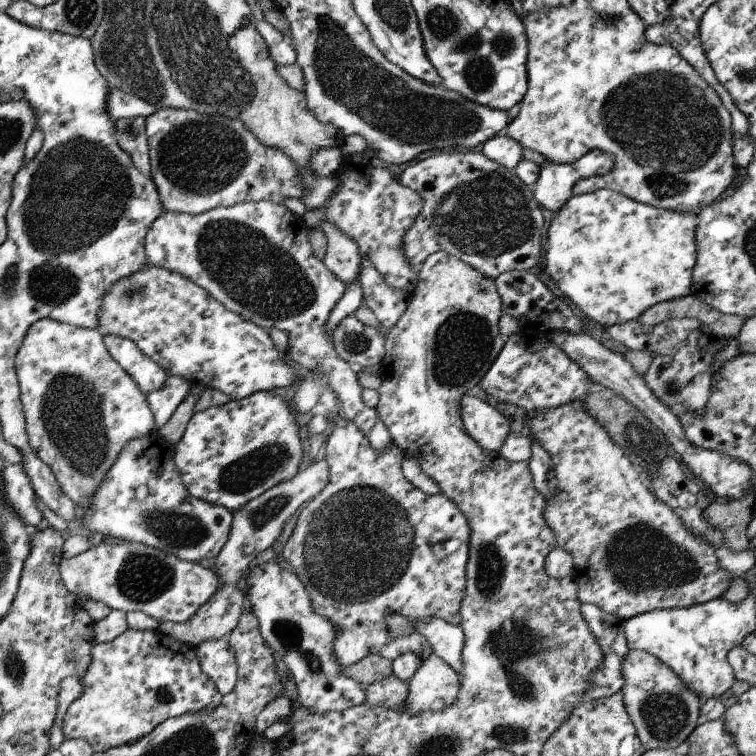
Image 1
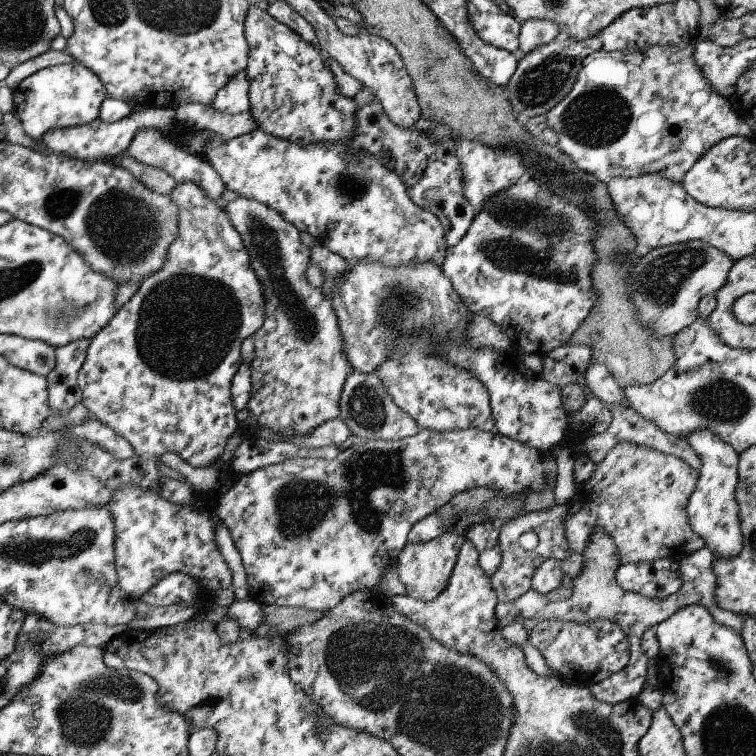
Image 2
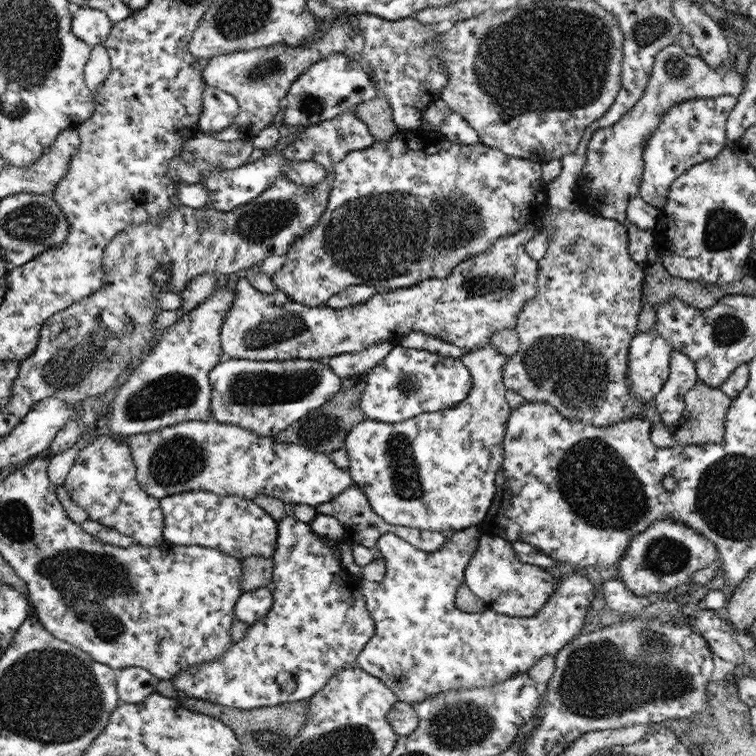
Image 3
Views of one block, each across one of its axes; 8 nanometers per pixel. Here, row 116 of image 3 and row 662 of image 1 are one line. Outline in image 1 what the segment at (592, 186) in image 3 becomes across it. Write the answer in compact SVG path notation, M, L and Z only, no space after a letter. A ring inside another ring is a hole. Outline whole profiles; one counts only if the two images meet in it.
M629 649L621 661L620 676L623 706L645 751L674 749L691 734L699 716L698 696L685 689L668 666L649 653Z

